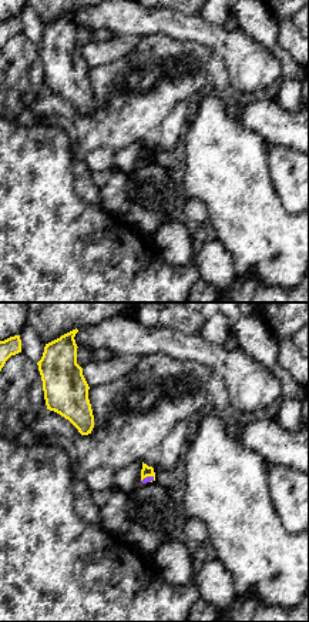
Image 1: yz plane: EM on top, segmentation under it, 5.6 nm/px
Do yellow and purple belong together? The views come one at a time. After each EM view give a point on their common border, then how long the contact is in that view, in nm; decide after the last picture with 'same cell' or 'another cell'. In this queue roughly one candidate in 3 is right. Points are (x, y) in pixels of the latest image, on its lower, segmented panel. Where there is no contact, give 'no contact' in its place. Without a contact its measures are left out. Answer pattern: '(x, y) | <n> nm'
(147, 475) | 80 nm

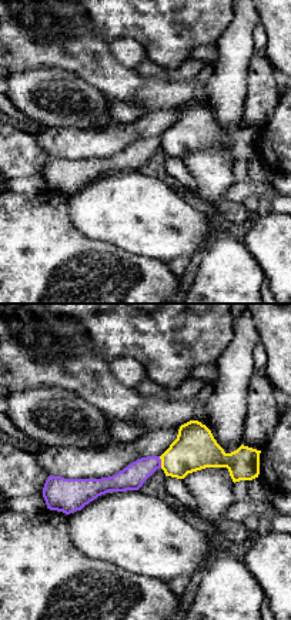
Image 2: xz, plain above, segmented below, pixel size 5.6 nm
(161, 462) | 70 nm

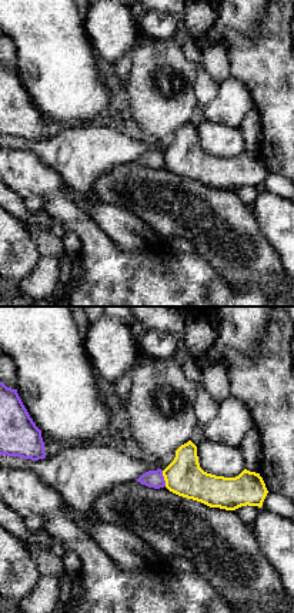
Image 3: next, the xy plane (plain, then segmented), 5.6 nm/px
(164, 478) | 90 nm

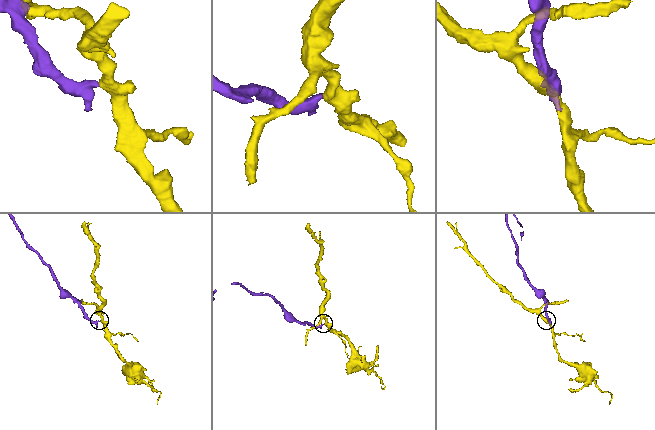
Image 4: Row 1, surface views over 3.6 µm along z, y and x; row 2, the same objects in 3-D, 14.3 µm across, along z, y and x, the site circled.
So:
another cell

